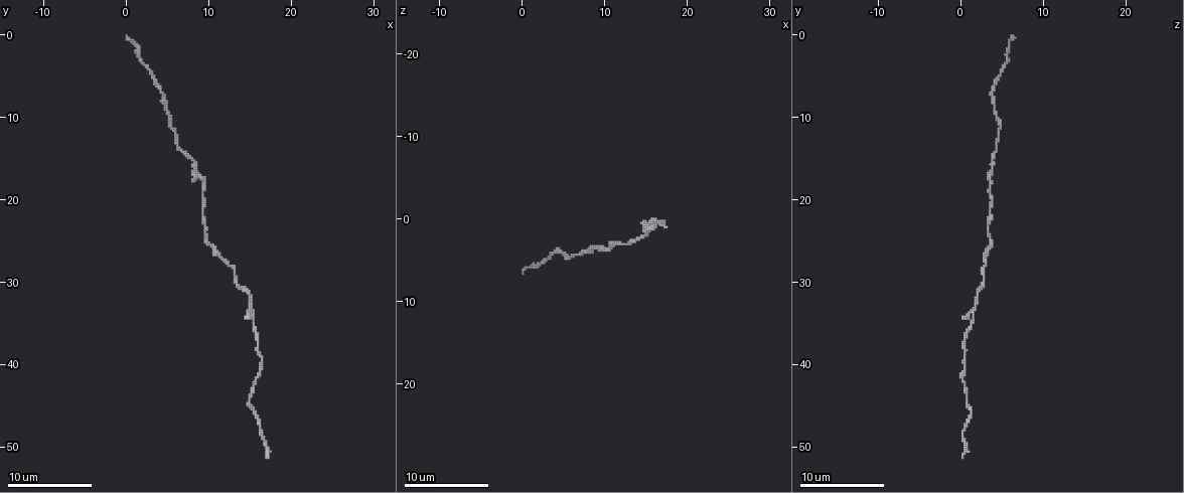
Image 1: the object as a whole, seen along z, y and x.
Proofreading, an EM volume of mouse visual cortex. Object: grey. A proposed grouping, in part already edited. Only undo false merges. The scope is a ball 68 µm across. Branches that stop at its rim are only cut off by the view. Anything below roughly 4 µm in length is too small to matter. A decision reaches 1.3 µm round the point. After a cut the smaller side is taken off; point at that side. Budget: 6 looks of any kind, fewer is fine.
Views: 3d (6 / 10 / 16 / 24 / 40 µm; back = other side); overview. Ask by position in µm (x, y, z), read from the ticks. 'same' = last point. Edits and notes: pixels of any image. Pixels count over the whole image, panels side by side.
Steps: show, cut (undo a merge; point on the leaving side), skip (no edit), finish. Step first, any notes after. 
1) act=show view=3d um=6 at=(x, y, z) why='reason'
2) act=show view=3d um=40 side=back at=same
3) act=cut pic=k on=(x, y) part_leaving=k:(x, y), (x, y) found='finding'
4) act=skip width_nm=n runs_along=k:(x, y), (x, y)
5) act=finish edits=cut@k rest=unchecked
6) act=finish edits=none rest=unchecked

act=show view=3d um=6 at=(15.2, 33.0, 1.8) why='small branch off a trunk'

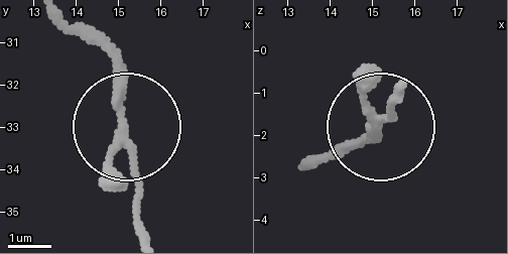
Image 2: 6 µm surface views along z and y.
act=skip runs_along=2:(74, 24), (117, 79), (139, 165), (139, 231) found='continuous, no second neuron'

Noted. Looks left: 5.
act=show view=3d um=6 at=(4.8, 9.0, 4.0) why='calibre changes'

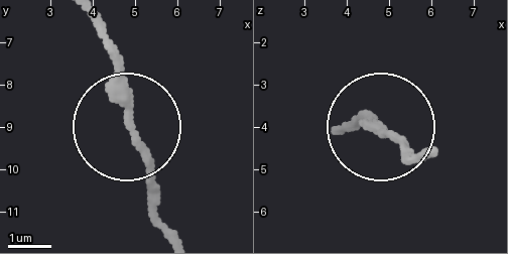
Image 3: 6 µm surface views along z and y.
act=show view=3d um=6 side=back at=(4.85, 8.80, 4.05) why='from behind'

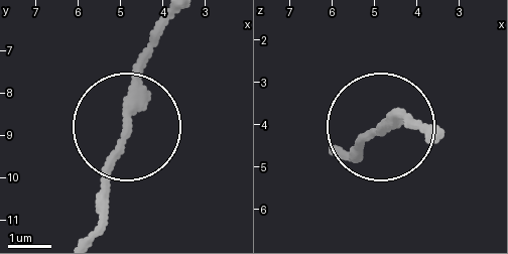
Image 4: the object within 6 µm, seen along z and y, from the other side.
act=skip found='all the same neuron'

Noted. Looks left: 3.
act=show view=3d um=10 at=(9.6, 17.8, 3.6) why='thick turns thin'

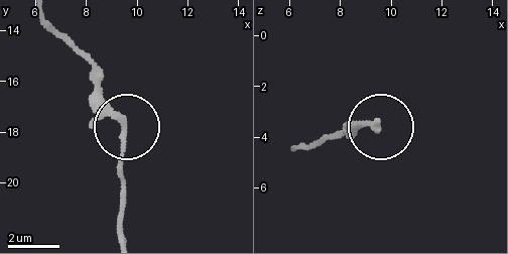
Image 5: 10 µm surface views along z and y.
act=skip runs_along=5:(122, 237), (124, 120), (90, 77) found='continuous, no second neuron'

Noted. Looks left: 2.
act=finish edits=none rest=unchecked

